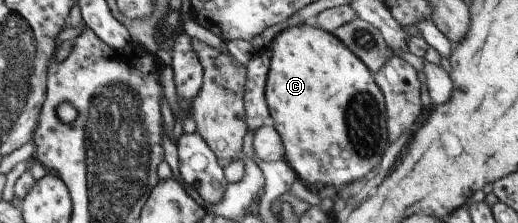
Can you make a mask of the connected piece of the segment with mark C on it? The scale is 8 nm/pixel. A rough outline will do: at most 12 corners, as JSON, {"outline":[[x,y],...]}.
{"outline":[[310,21],[266,47],[268,119],[308,189],[388,146],[370,71]]}

